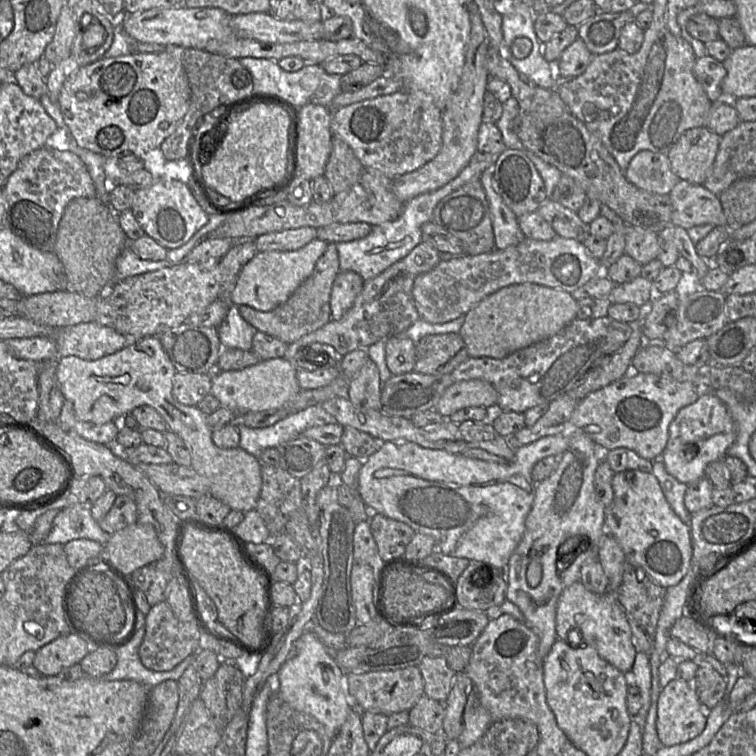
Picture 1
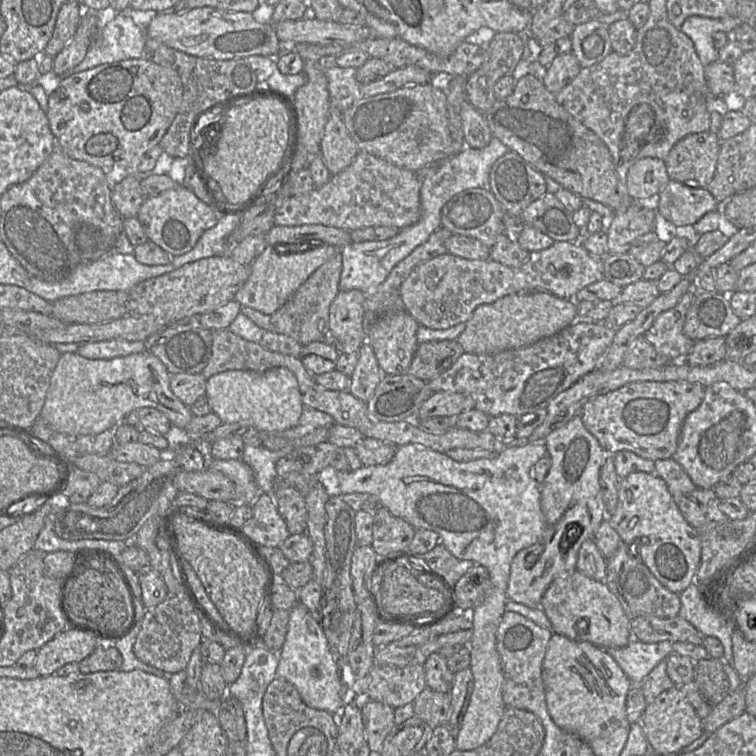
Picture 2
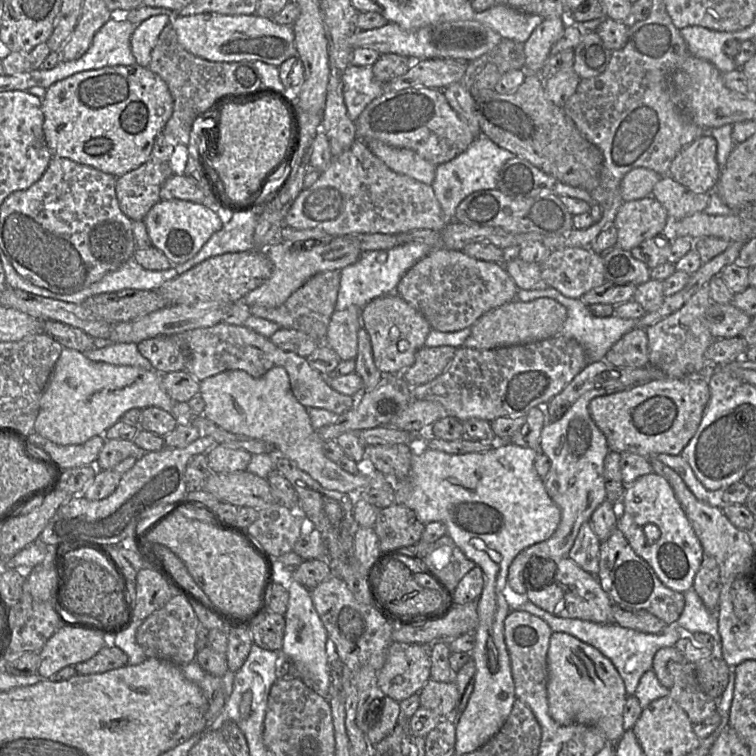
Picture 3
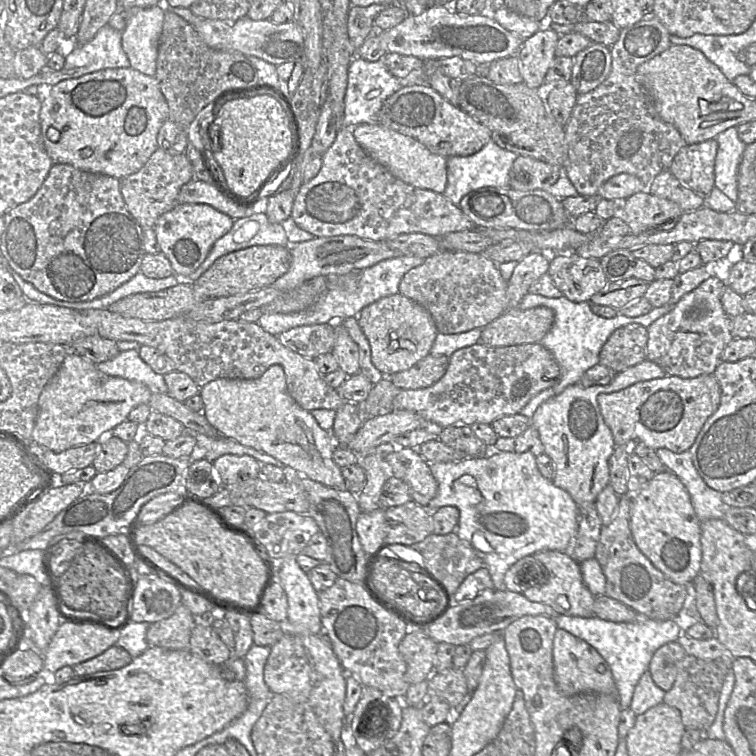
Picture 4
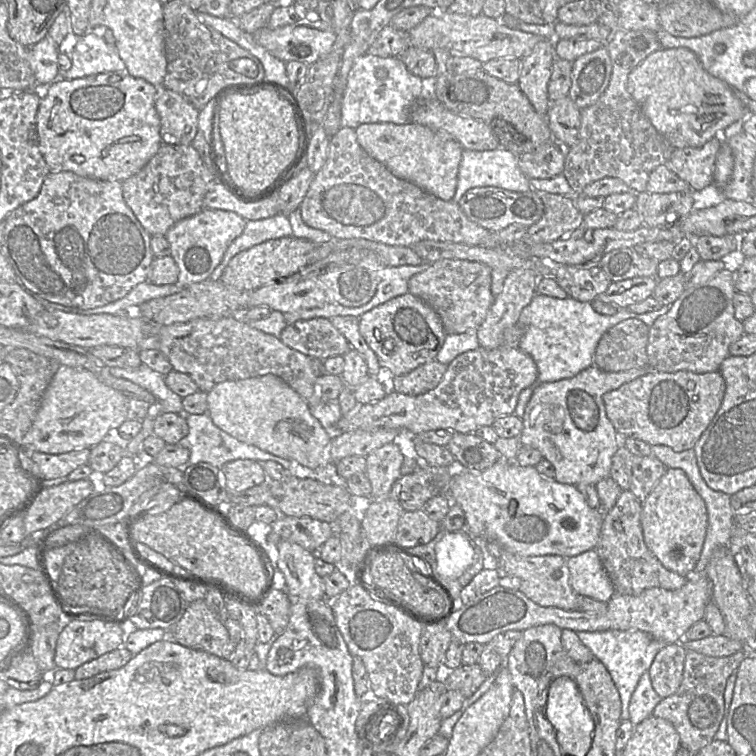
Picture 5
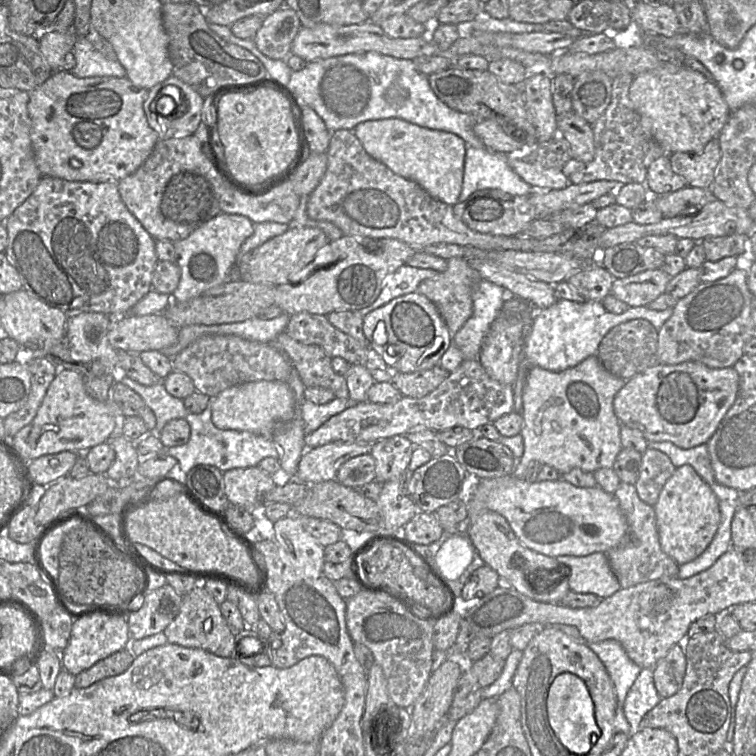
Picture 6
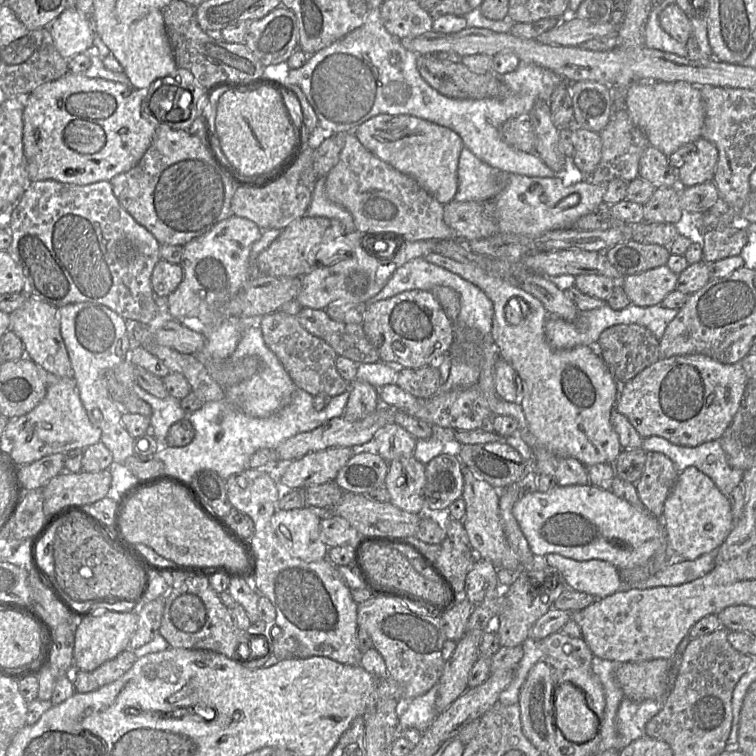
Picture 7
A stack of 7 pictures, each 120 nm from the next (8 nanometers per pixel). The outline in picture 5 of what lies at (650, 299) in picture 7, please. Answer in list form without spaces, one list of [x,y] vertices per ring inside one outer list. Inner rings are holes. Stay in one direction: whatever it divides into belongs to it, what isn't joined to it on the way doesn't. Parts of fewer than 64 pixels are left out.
[[[655,276],[613,281],[597,299],[605,303],[613,304],[619,309],[626,309],[633,304],[651,297],[657,280]]]

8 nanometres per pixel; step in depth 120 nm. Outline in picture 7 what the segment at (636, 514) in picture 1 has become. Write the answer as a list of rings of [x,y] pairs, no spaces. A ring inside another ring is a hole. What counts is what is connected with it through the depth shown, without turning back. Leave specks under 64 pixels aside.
[[[688,467],[679,473],[659,519],[664,526],[671,552],[676,558],[684,560],[694,560],[717,550],[734,527],[729,498],[696,467]]]

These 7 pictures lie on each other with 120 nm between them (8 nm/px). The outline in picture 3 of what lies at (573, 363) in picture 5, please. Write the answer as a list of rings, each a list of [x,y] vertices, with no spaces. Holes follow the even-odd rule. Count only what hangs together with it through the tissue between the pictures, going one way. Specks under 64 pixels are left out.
[[[547,287],[542,290],[519,290],[515,300],[530,302],[539,298],[551,298],[567,309],[567,318],[558,335],[576,340],[583,348],[588,363],[604,359],[609,349],[627,332],[638,327],[639,319],[623,319],[615,315],[608,317],[593,316],[587,306],[579,299],[568,298],[554,288]]]

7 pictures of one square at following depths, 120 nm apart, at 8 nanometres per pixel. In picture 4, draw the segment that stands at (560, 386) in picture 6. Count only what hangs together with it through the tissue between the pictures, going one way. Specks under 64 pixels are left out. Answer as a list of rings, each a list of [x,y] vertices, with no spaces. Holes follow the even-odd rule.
[[[645,359],[622,372],[616,373],[607,385],[584,387],[573,384],[560,394],[542,403],[531,417],[531,426],[539,434],[544,453],[555,464],[552,482],[565,490],[580,508],[583,504],[595,502],[599,493],[609,485],[609,458],[615,442],[610,428],[600,411],[597,397],[601,393],[612,393],[625,389],[641,381],[662,378],[665,371],[656,363]]]

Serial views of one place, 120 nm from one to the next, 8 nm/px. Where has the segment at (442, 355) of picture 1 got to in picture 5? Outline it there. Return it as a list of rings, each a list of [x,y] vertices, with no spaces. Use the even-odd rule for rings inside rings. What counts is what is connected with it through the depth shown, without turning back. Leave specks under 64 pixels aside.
[[[438,360],[421,365],[405,375],[390,378],[390,389],[402,394],[417,396],[435,389],[442,381],[448,365]]]

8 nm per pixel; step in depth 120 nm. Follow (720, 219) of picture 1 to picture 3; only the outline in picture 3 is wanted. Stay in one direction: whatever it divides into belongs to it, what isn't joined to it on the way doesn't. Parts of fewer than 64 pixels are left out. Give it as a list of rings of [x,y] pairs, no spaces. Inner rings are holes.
[[[668,174],[661,176],[651,195],[666,209],[671,221],[703,211],[710,199],[709,193],[694,192]]]

